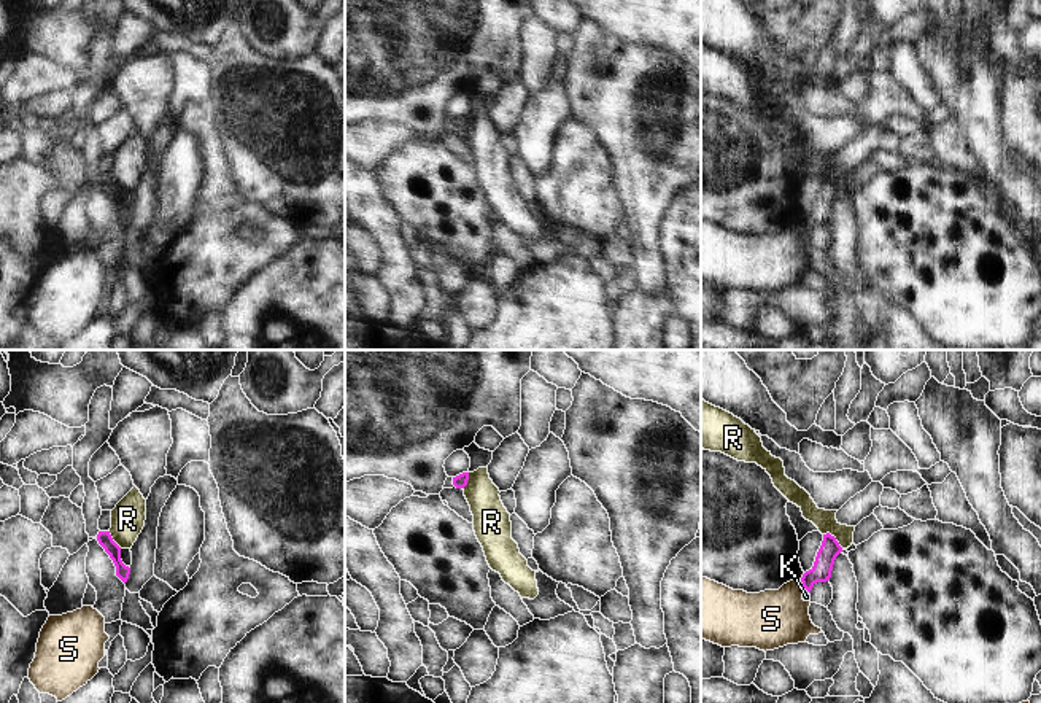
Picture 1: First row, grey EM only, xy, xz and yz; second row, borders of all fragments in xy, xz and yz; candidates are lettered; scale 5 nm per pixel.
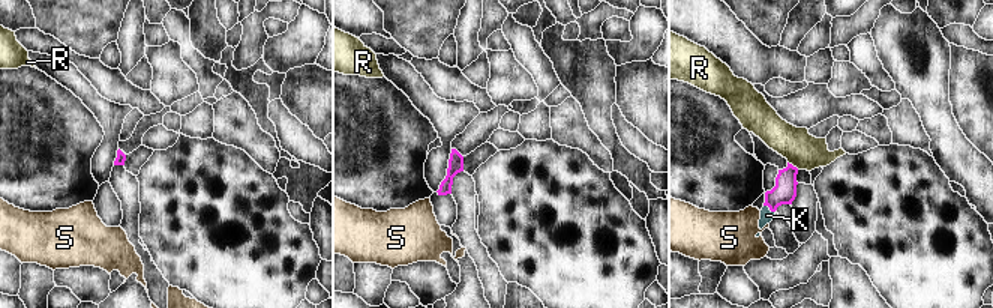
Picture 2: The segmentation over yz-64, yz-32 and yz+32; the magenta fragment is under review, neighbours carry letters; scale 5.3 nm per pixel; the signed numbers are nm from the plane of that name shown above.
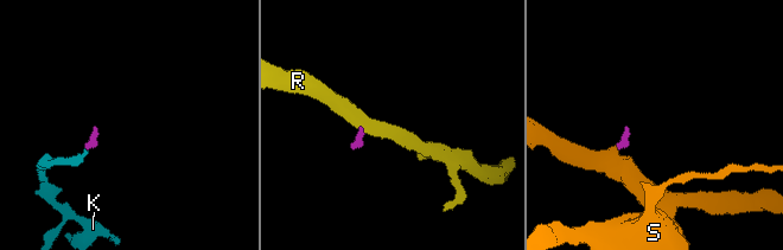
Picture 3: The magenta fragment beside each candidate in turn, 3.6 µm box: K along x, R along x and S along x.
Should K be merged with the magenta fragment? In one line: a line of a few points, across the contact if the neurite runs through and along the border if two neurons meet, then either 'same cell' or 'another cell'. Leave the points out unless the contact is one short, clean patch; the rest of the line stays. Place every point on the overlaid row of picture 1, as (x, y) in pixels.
yz (830, 549), (808, 590), (806, 597) | same cell

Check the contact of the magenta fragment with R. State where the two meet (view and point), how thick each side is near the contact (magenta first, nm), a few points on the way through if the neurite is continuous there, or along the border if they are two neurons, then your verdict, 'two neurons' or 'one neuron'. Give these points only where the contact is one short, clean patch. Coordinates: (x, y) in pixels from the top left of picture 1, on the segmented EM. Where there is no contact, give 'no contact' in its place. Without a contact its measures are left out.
meets magenta in yz at (835, 538); 100 nm thick on the magenta side, 110 nm on the other; border along yz (824, 533), (830, 533), (843, 547); two neurons

